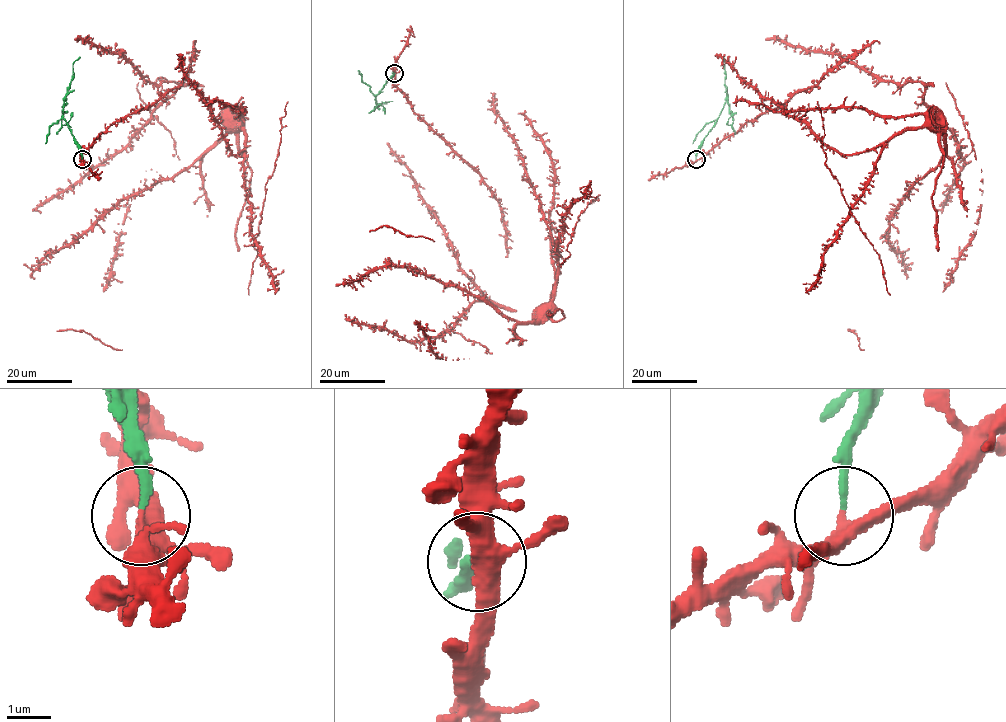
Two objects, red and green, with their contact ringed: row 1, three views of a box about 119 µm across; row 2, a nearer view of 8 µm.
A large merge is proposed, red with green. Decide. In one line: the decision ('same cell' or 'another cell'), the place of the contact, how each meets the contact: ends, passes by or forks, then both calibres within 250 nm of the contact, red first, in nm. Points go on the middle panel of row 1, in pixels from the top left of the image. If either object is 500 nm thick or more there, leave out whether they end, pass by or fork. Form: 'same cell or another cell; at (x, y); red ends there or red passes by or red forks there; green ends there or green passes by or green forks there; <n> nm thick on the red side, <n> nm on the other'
another cell; at (394, 73); red forks there; green ends there; 320 nm thick on the red side, 170 nm on the other

